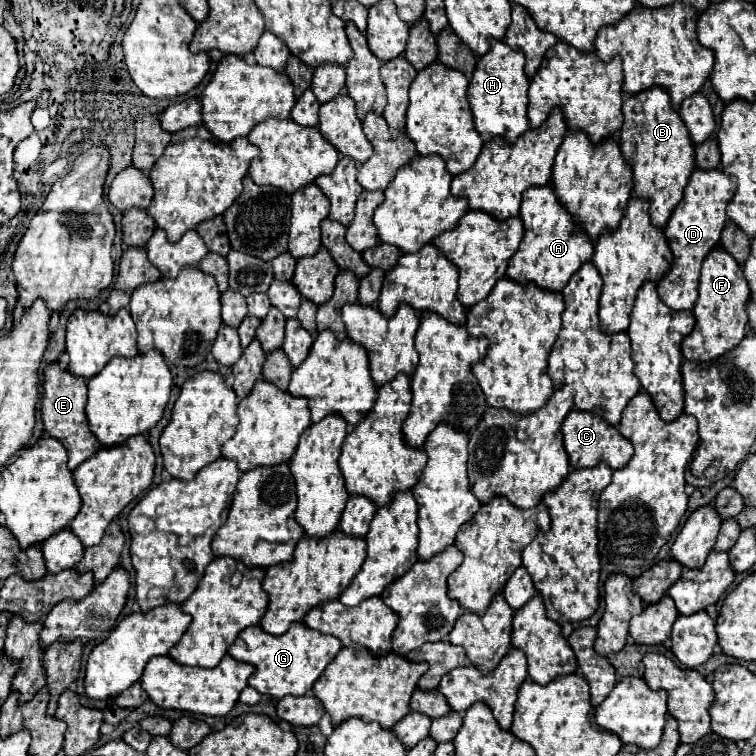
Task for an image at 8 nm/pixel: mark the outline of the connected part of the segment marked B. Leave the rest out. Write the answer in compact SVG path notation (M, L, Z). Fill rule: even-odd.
M651 87L651 91L641 91L623 103L623 127L621 127L621 151L633 167L633 191L637 197L649 201L651 223L665 227L671 211L683 197L683 189L689 175L695 169L695 145L689 139L687 125L683 123L679 111L671 107L667 91Z

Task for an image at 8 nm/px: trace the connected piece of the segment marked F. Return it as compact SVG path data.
M715 247L715 251L711 251L711 255L707 255L707 259L703 261L701 269L699 299L695 301L693 307L697 323L681 343L685 359L711 361L729 351L729 347L735 347L745 337L749 325L745 313L747 299L749 299L749 287L747 281L743 279L741 265L735 263L735 259L731 259L731 253L723 251L723 247Z

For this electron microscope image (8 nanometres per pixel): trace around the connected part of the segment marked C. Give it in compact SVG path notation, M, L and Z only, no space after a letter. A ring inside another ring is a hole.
M573 409L563 421L561 431L565 439L565 449L569 453L569 463L573 469L593 467L599 461L605 461L611 469L621 469L623 463L627 463L633 455L631 441L627 441L627 437L623 437L617 427L611 427L611 423L607 423L601 415L589 415L589 411L583 413L579 409Z

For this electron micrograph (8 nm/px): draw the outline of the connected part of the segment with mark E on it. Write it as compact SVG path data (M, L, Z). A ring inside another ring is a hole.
M57 361L49 363L43 373L43 397L41 397L41 417L45 423L45 431L51 437L57 437L65 443L69 453L69 469L75 469L79 463L89 459L101 443L91 435L85 419L85 403L87 403L87 381L71 375L67 369L61 369Z

